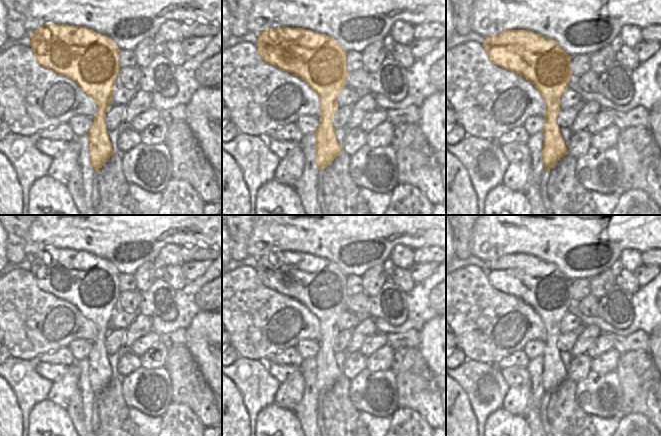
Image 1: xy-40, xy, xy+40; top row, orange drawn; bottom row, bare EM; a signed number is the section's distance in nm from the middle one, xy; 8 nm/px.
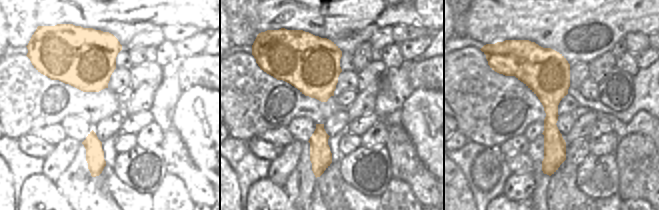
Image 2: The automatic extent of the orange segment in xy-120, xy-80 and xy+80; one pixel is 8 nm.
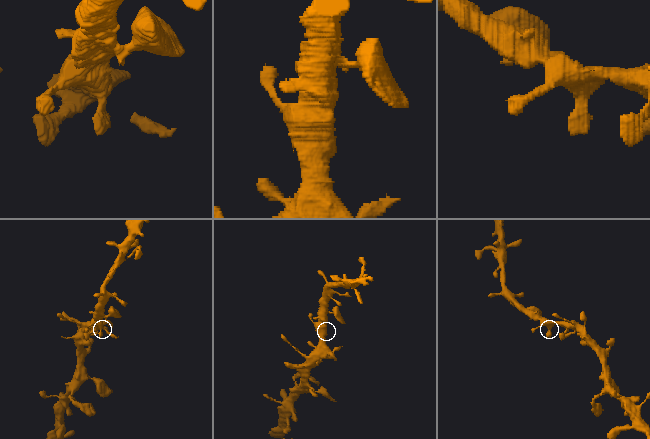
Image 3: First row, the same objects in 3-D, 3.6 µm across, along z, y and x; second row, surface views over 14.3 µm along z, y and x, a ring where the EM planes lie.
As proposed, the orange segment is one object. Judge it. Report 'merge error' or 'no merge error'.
no merge error

